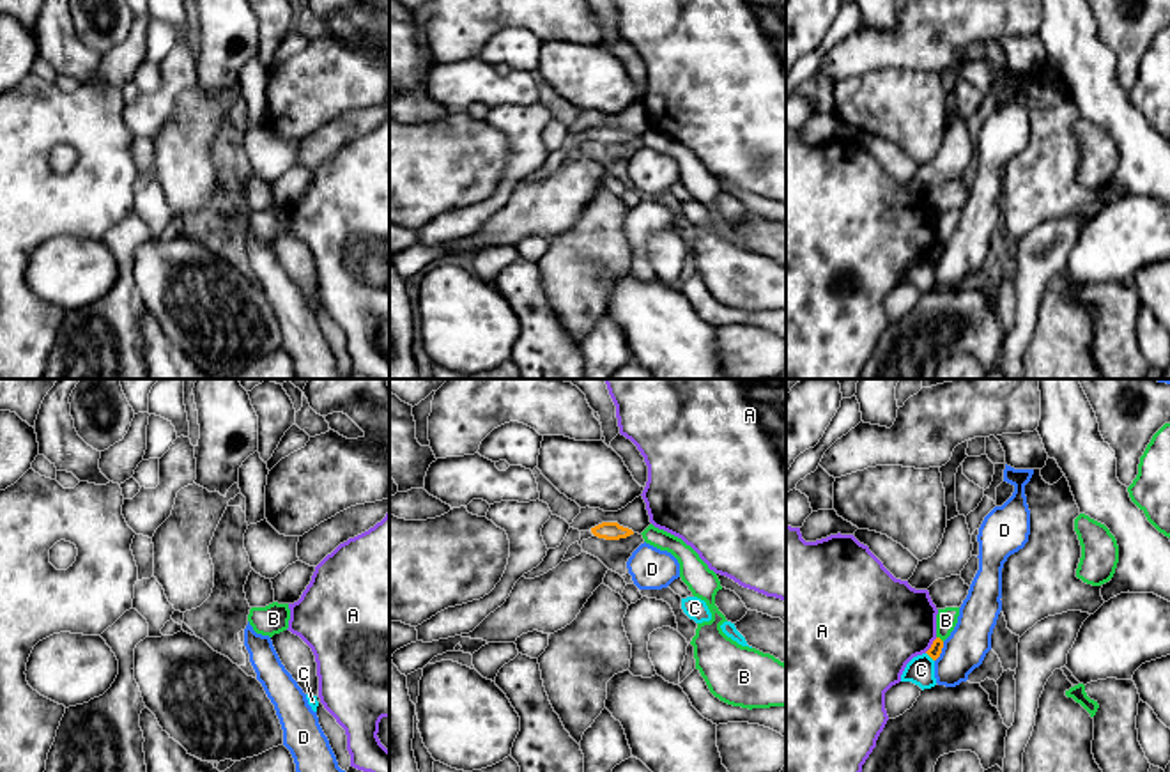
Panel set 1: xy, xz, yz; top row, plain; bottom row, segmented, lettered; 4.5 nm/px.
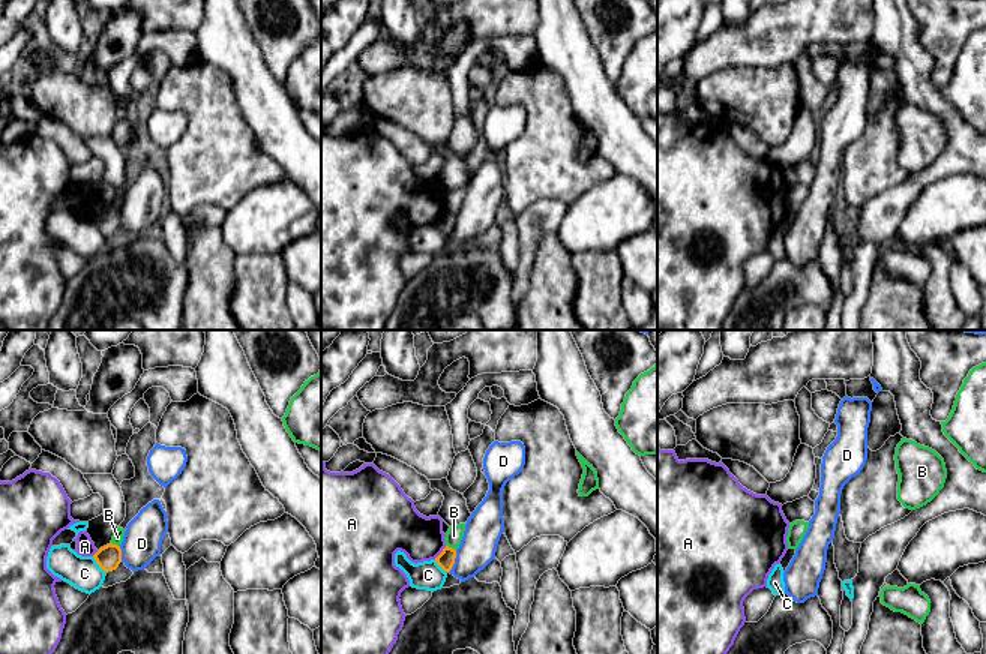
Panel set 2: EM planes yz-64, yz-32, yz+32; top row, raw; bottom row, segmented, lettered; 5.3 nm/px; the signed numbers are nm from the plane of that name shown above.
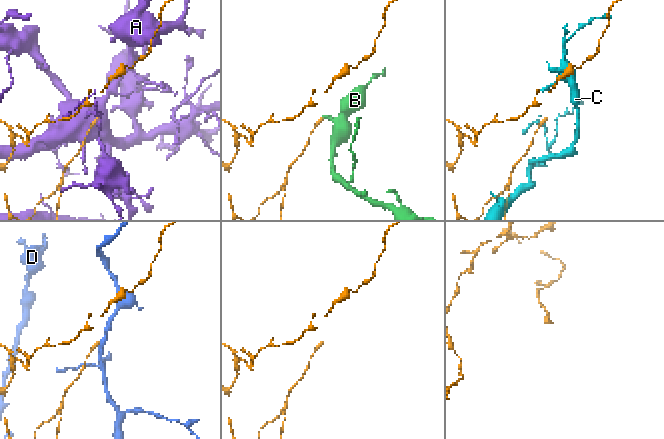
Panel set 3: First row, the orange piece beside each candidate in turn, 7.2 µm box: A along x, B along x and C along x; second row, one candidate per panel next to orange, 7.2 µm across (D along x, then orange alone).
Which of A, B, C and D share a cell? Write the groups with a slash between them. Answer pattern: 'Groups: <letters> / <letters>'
Groups: A / B / C / D

